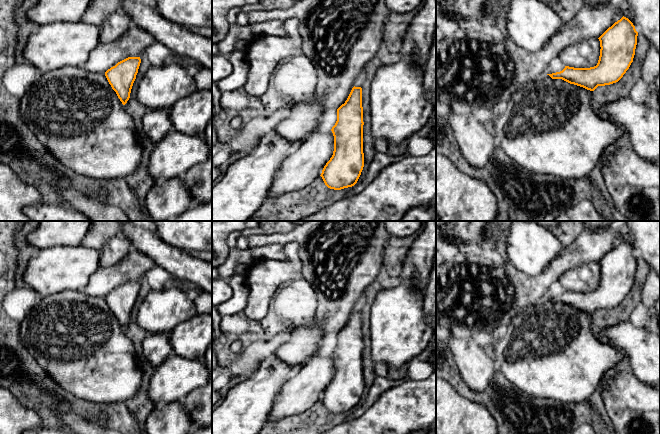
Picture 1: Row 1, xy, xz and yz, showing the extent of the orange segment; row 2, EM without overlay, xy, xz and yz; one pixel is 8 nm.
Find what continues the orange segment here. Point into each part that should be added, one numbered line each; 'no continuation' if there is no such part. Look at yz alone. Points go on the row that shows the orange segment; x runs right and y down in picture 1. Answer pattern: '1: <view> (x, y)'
1: yz (549, 127)

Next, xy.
1: xy (78, 117)

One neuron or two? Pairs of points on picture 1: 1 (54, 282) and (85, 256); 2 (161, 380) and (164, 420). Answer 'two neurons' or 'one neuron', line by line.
1: one neuron
2: two neurons

